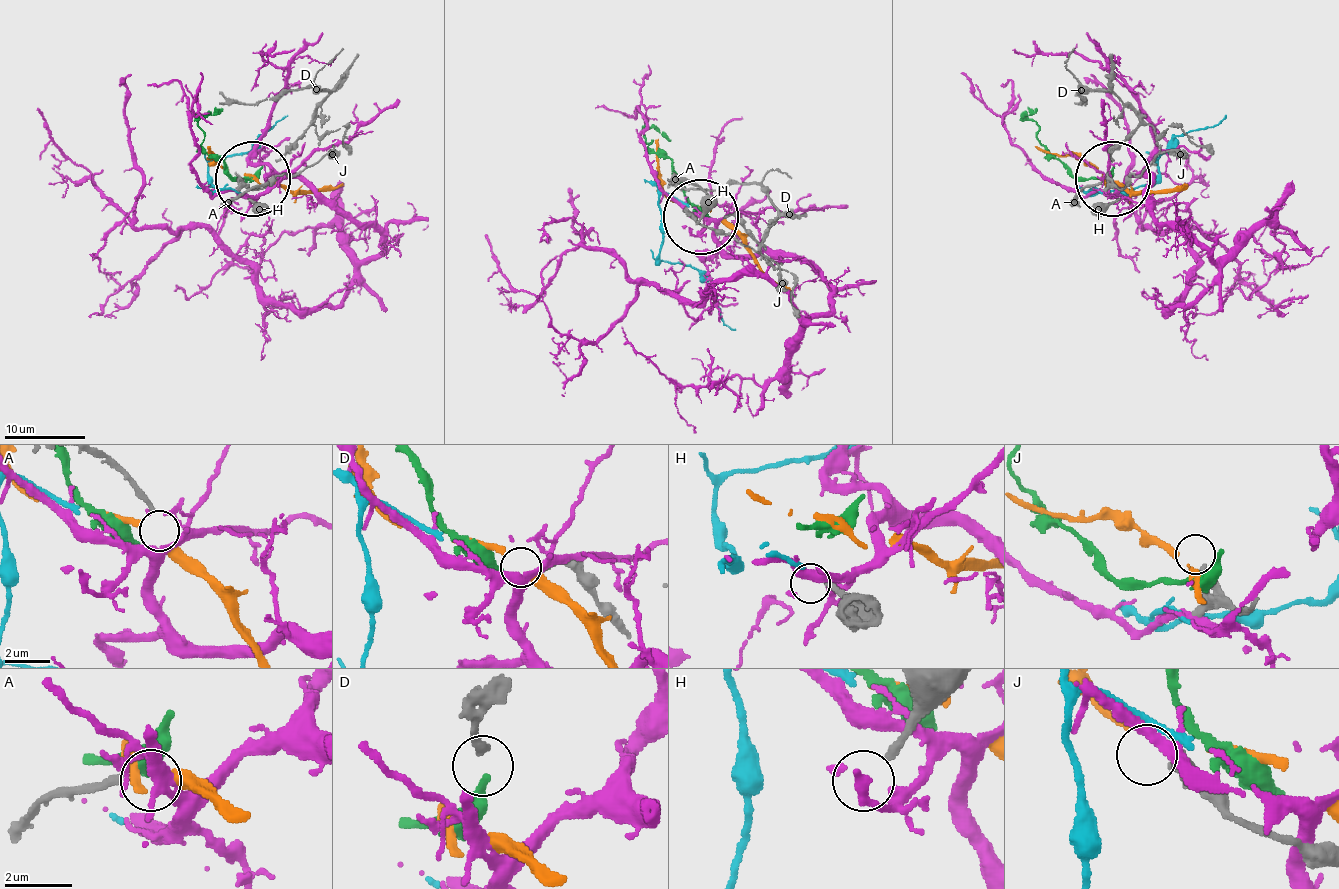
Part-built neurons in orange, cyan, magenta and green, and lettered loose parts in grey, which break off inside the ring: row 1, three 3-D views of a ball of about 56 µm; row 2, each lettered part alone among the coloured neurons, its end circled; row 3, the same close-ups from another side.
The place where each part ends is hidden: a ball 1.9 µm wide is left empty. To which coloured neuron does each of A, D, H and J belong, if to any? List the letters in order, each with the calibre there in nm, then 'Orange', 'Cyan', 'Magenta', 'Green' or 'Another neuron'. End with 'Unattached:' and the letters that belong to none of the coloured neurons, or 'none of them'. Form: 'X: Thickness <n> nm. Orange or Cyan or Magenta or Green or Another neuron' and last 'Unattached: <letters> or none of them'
A: Thickness 220 nm. Orange
D: Thickness 180 nm. Green
H: Thickness 240 nm. Another neuron
J: Thickness 280 nm. Another neuron
Unattached: H, J

